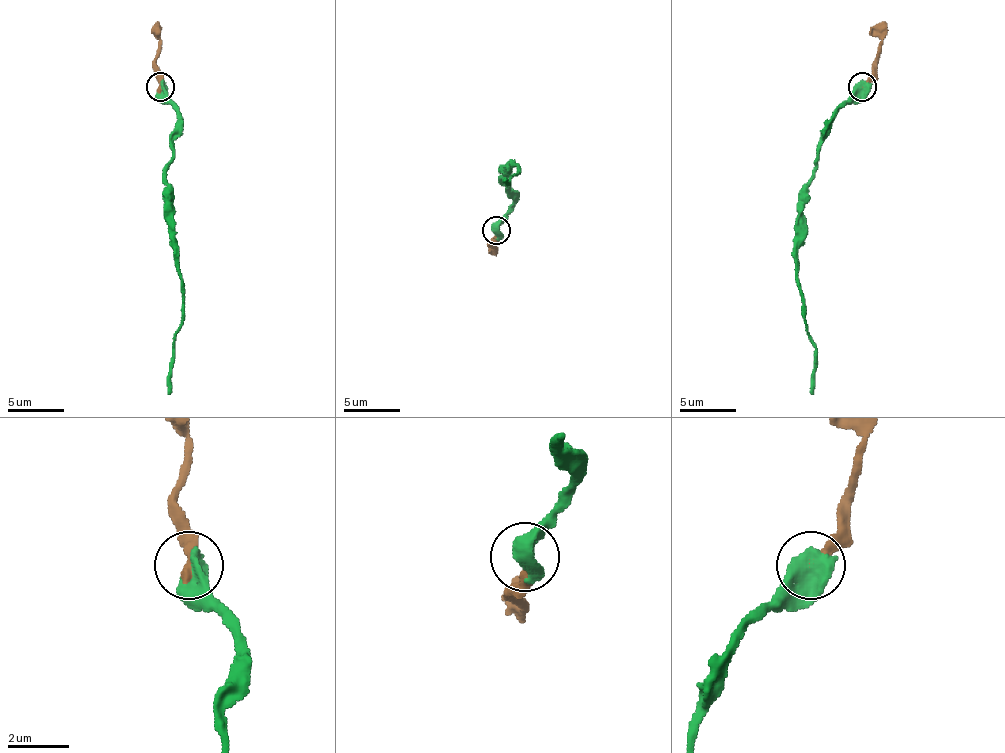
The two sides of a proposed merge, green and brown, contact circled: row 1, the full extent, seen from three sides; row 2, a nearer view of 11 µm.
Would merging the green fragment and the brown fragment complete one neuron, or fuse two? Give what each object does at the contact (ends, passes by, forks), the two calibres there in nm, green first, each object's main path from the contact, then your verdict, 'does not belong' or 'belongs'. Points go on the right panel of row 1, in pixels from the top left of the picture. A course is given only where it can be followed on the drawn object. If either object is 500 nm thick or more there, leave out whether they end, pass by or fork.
calibres 750 and 440 nm; course green (863, 87), (837, 110), (820, 144), (818, 164), (812, 169), (801, 212), (801, 314), (815, 348), (809, 393); course brown (863, 87), (871, 76), (880, 28), (885, 22); does not belong

